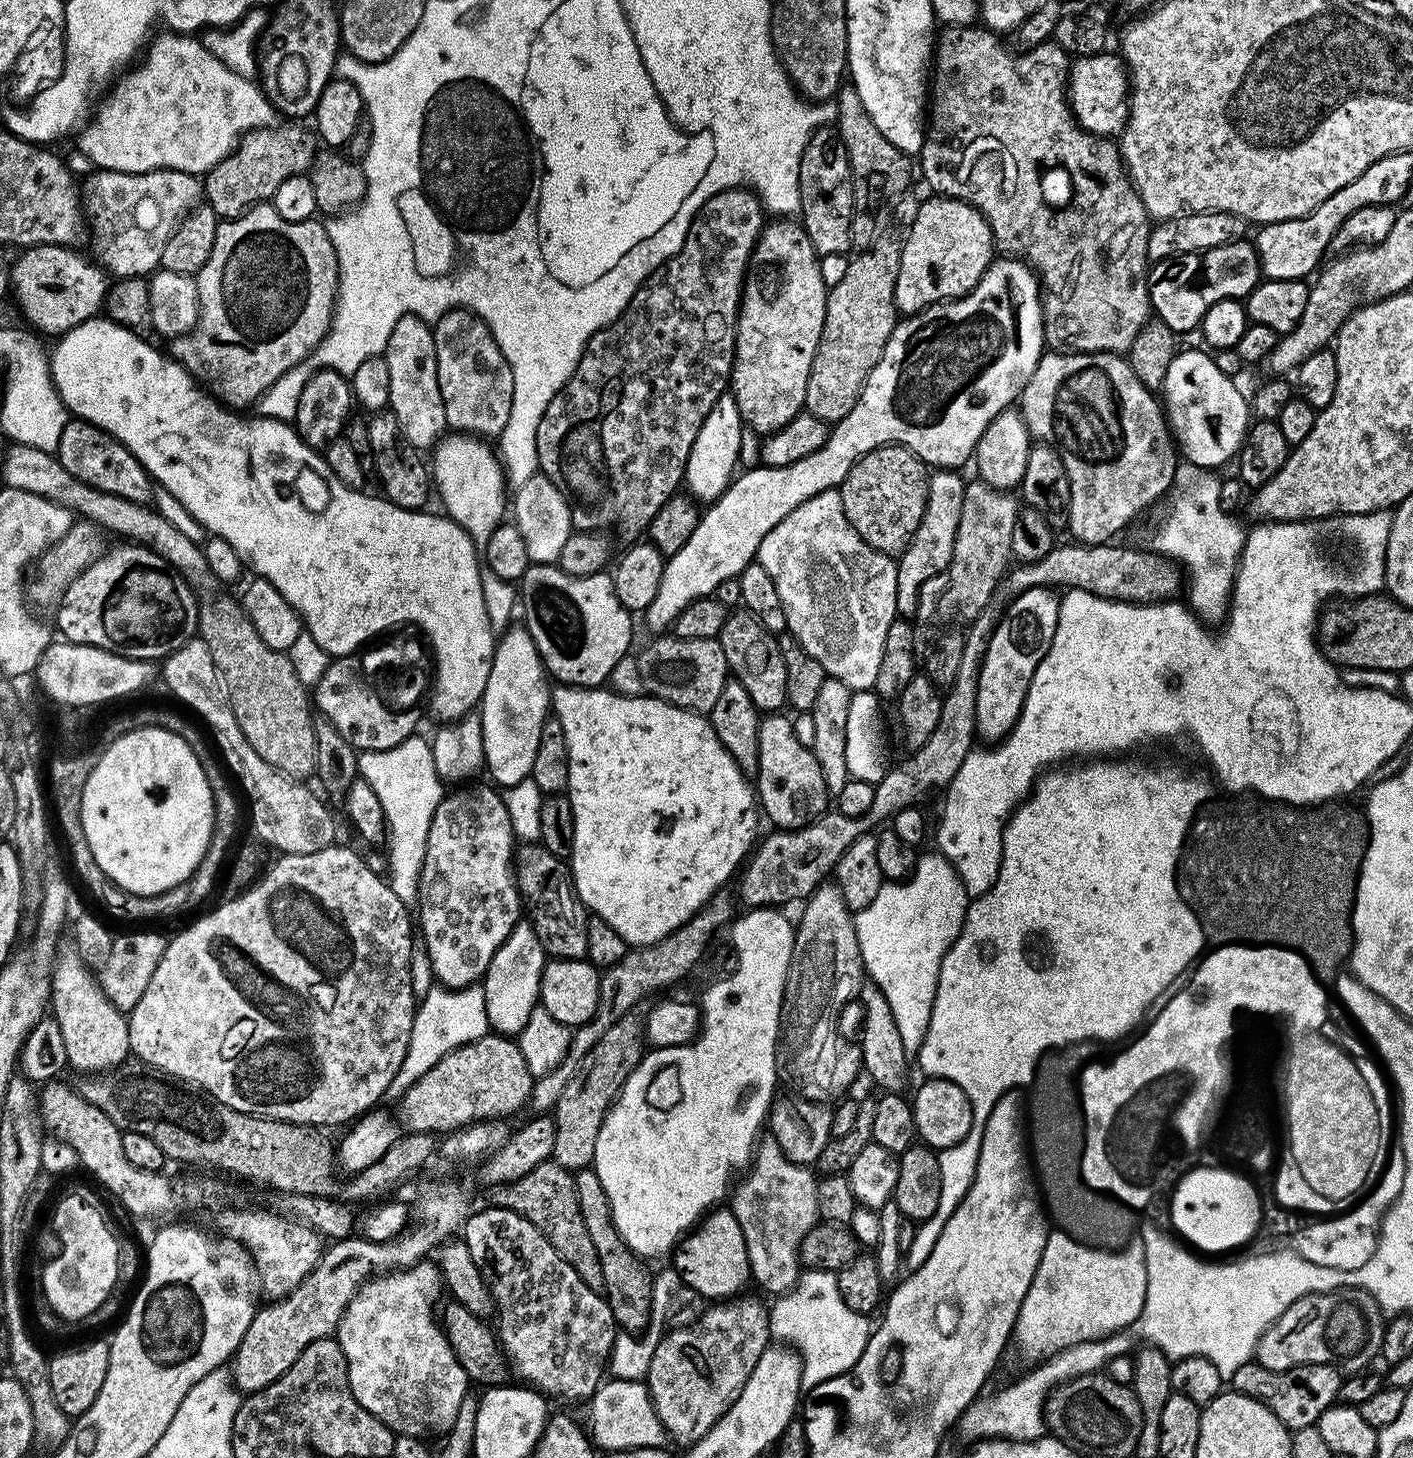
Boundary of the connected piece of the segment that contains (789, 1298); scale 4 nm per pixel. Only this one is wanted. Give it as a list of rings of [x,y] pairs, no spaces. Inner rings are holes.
[[[809,1269],[791,1291],[775,1300],[774,1306],[769,1309],[769,1335],[799,1352],[803,1366],[803,1389],[811,1390],[830,1378],[849,1372],[857,1364],[868,1345],[872,1324],[842,1302],[835,1275]]]

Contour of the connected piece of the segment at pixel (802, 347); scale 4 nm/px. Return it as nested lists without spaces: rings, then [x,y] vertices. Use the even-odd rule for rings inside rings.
[[[776,218],[773,221],[773,224],[772,221],[765,223],[752,251],[748,274],[744,277],[744,292],[740,296],[740,315],[736,321],[735,363],[740,365],[748,360],[748,372],[740,367],[735,369],[734,395],[743,423],[756,434],[778,431],[799,416],[804,408],[806,382],[810,382],[810,366],[822,338],[830,291],[823,280],[821,261],[803,227],[792,218]]]

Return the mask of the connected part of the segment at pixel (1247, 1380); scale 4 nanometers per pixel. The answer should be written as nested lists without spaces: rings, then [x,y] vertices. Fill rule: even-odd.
[[[1249,1362],[1240,1364],[1230,1378],[1231,1391],[1246,1398],[1254,1398],[1292,1432],[1311,1428],[1326,1409],[1337,1403],[1342,1383],[1341,1369],[1334,1364],[1311,1364],[1298,1366],[1285,1372],[1266,1370],[1266,1366]]]

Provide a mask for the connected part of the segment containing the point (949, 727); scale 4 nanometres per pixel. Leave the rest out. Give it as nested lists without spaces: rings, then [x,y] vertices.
[[[1083,542],[1071,543],[1064,545],[1061,543],[1059,546],[1052,548],[1040,561],[1030,564],[1017,563],[1015,567],[1005,572],[1004,579],[1001,580],[1000,585],[994,590],[994,594],[986,606],[986,610],[982,610],[982,614],[978,614],[978,618],[974,618],[974,622],[967,625],[966,635],[964,637],[965,649],[962,651],[962,662],[959,663],[958,676],[954,679],[952,688],[947,689],[943,693],[942,714],[938,714],[938,726],[934,730],[934,734],[930,734],[928,741],[922,747],[915,749],[911,753],[912,757],[909,760],[902,761],[897,768],[896,765],[889,767],[882,779],[875,784],[874,806],[870,806],[870,810],[866,810],[866,814],[862,814],[858,818],[850,818],[841,812],[828,810],[823,815],[817,817],[812,823],[805,825],[804,828],[790,829],[788,831],[772,830],[770,831],[772,833],[765,840],[763,837],[755,845],[750,859],[743,865],[742,871],[738,876],[738,881],[740,880],[738,900],[741,905],[742,903],[745,904],[743,906],[745,909],[751,910],[753,908],[784,906],[780,904],[792,904],[795,900],[800,900],[799,902],[807,901],[808,897],[821,884],[825,883],[829,874],[835,869],[836,863],[842,858],[844,851],[858,837],[867,836],[873,830],[879,829],[881,827],[879,824],[883,820],[884,823],[891,821],[898,810],[919,805],[921,803],[920,799],[927,792],[932,792],[935,788],[940,788],[940,790],[947,789],[948,783],[952,781],[954,774],[958,774],[958,769],[962,767],[962,762],[966,762],[966,758],[972,753],[974,745],[978,740],[978,733],[976,731],[976,695],[978,694],[978,682],[976,679],[980,673],[980,663],[986,654],[986,646],[990,642],[993,630],[1000,623],[1000,617],[1008,611],[1008,608],[1016,598],[1026,590],[1037,586],[1055,589],[1058,587],[1056,584],[1058,584],[1061,587],[1059,589],[1062,590],[1081,588],[1095,596],[1101,596],[1107,600],[1121,600],[1124,603],[1168,602],[1177,597],[1175,595],[1179,590],[1181,593],[1181,569],[1172,560],[1160,554],[1150,550],[1145,550],[1144,552],[1122,546],[1115,547],[1115,543],[1112,542],[1089,545]]]

